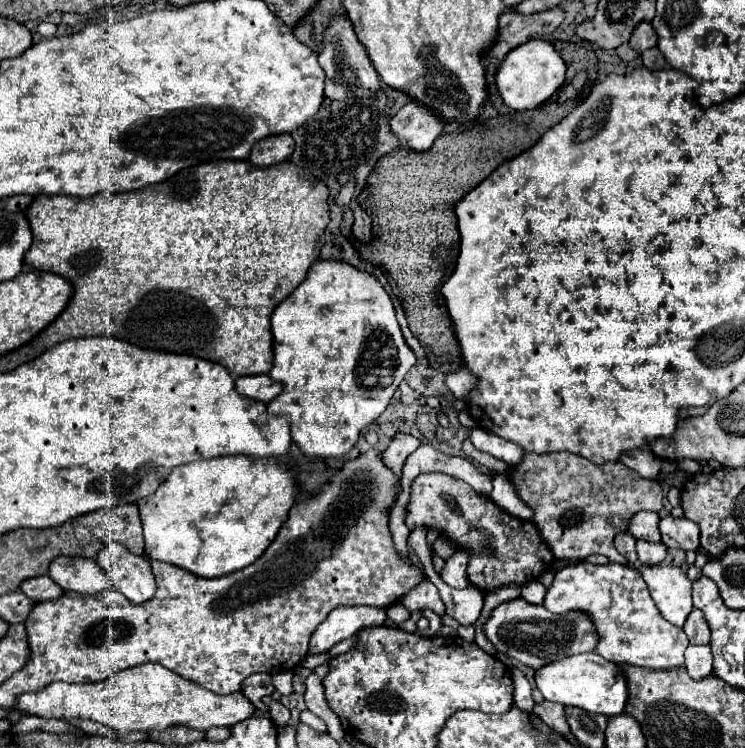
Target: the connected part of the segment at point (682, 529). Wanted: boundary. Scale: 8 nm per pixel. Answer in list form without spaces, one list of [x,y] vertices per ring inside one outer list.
[[[664,516],[660,520],[660,534],[662,542],[668,548],[680,548],[680,550],[696,550],[700,548],[700,530],[698,526],[688,520],[688,518],[674,518],[674,516]]]

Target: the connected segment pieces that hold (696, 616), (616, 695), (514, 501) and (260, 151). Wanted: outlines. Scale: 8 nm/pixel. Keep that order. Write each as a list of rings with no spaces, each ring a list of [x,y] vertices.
[[[692,608],[684,622],[684,632],[690,640],[690,644],[710,644],[710,628],[702,616],[700,610]]]
[[[596,652],[562,658],[536,670],[536,684],[544,698],[550,702],[558,702],[562,706],[578,706],[588,712],[600,712],[606,716],[622,714],[628,700],[628,684],[620,664],[612,664]]]
[[[495,475],[492,481],[493,490],[490,498],[500,504],[500,508],[504,508],[508,514],[512,516],[520,516],[522,520],[532,520],[534,510],[520,500],[520,496],[516,494],[513,484],[504,476]]]
[[[288,134],[270,136],[270,138],[264,138],[264,140],[254,144],[248,162],[258,166],[258,168],[268,168],[272,164],[286,162],[292,154],[292,148],[294,148],[292,136],[288,136]]]

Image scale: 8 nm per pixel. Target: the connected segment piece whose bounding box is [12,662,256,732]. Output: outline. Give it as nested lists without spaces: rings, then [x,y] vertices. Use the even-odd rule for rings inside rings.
[[[142,664],[128,670],[122,670],[108,680],[88,682],[88,684],[68,684],[52,682],[42,692],[22,694],[18,704],[12,710],[24,710],[32,716],[42,718],[92,718],[106,726],[116,728],[118,732],[148,732],[164,730],[170,726],[188,726],[200,732],[206,732],[214,726],[234,726],[254,714],[254,704],[240,692],[232,694],[214,694],[204,686],[184,680],[176,672],[164,668],[162,664]]]

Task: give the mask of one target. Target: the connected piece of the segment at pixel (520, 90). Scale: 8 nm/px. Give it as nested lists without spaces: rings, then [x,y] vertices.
[[[532,38],[526,44],[508,52],[496,74],[496,86],[500,90],[502,100],[506,106],[514,110],[530,110],[540,106],[564,84],[564,80],[566,80],[564,60],[554,50],[552,42],[540,38]]]

